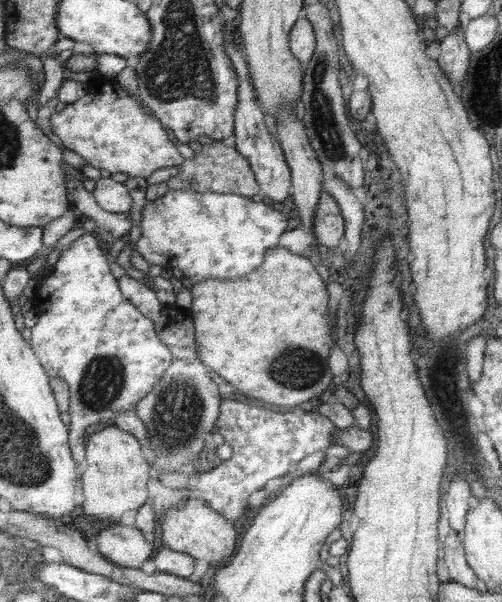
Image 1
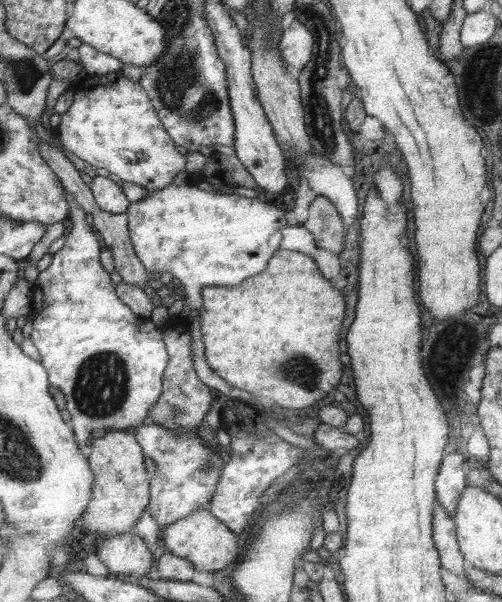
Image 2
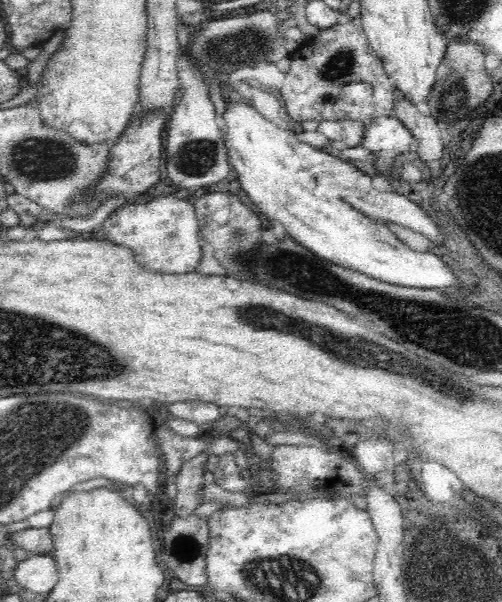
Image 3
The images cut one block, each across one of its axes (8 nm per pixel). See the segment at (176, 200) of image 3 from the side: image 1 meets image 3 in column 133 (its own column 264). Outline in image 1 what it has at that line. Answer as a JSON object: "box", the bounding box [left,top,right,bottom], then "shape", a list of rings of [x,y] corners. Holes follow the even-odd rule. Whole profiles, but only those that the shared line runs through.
{"box":[137,192,293,286],"shape":[[[167,192],[145,206],[141,238],[137,252],[163,268],[175,268],[185,274],[185,284],[195,286],[207,278],[235,280],[257,270],[269,248],[279,248],[283,236],[293,228],[291,220],[265,202],[255,202],[241,194],[217,192]]]}

